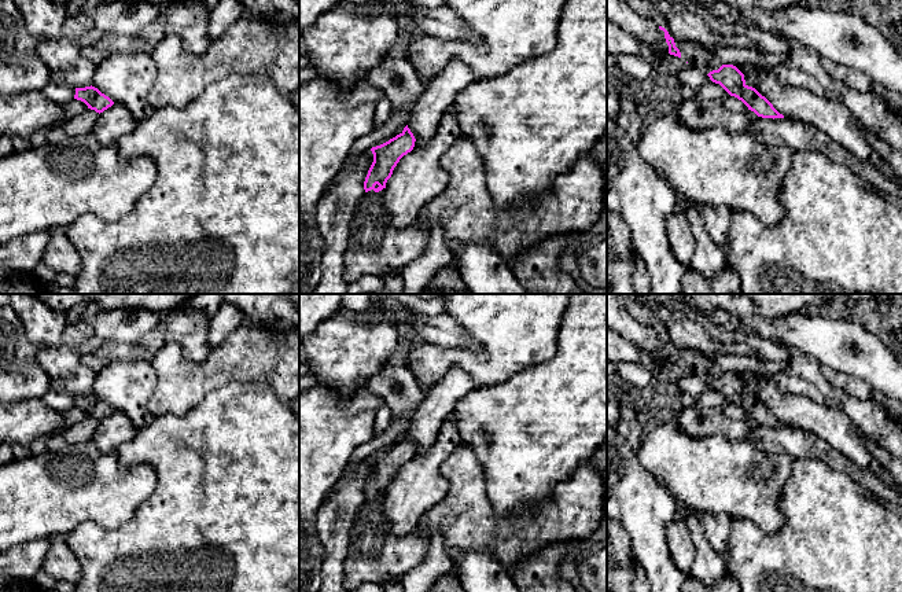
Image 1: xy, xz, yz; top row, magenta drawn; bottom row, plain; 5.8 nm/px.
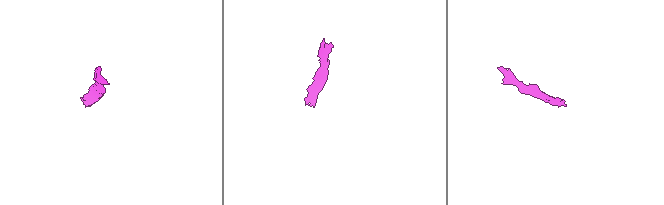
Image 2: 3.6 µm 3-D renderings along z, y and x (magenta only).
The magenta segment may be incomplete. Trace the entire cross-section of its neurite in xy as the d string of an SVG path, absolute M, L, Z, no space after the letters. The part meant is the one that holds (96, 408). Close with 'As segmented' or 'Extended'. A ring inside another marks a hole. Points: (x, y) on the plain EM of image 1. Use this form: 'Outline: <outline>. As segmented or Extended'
Outline: M92 393L85 396L76 396L74 407L84 409L88 416L95 418L99 422L114 412L108 404Z. As segmented

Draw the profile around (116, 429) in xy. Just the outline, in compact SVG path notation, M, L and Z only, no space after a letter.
M114 411L99 422L91 441L96 444L102 453L110 453L124 442L133 440L136 434L137 429L129 422L128 416L121 411Z

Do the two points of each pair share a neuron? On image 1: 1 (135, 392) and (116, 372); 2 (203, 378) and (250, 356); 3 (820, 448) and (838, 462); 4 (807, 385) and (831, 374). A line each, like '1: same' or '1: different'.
1: same
2: same
3: same
4: different

